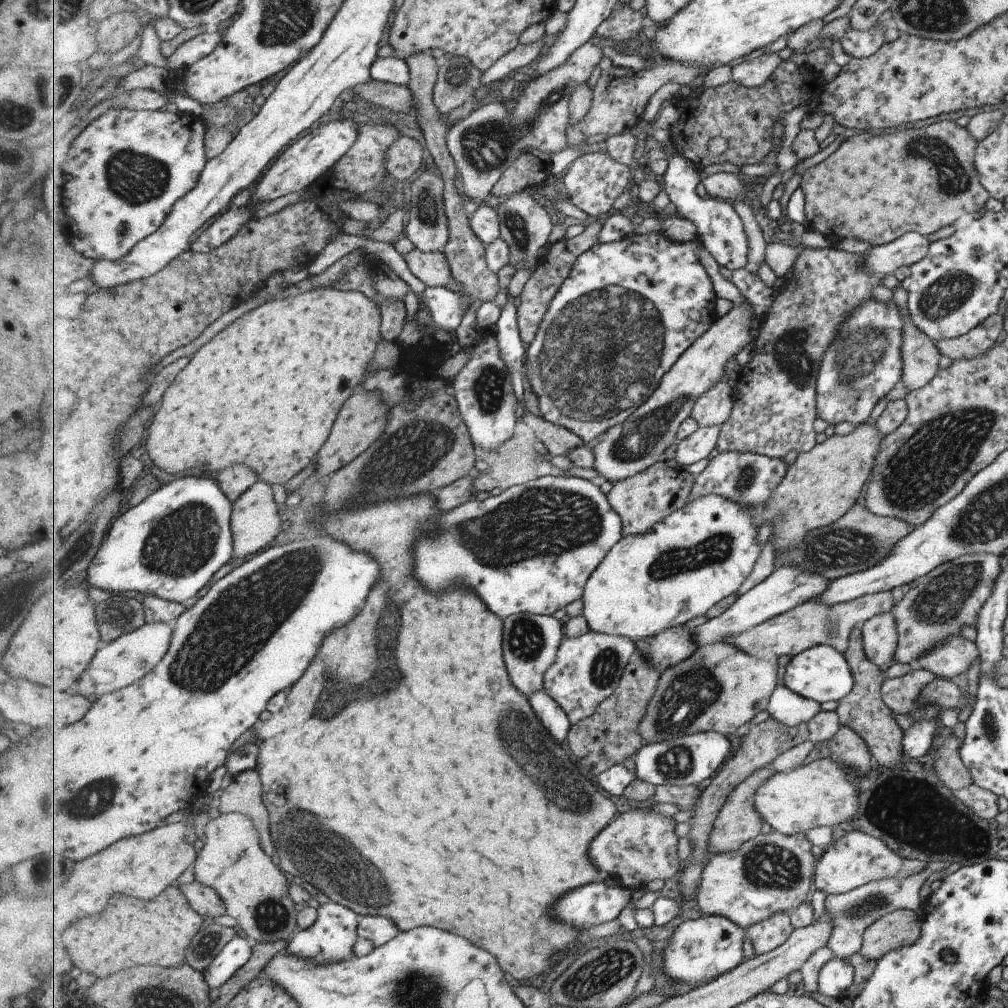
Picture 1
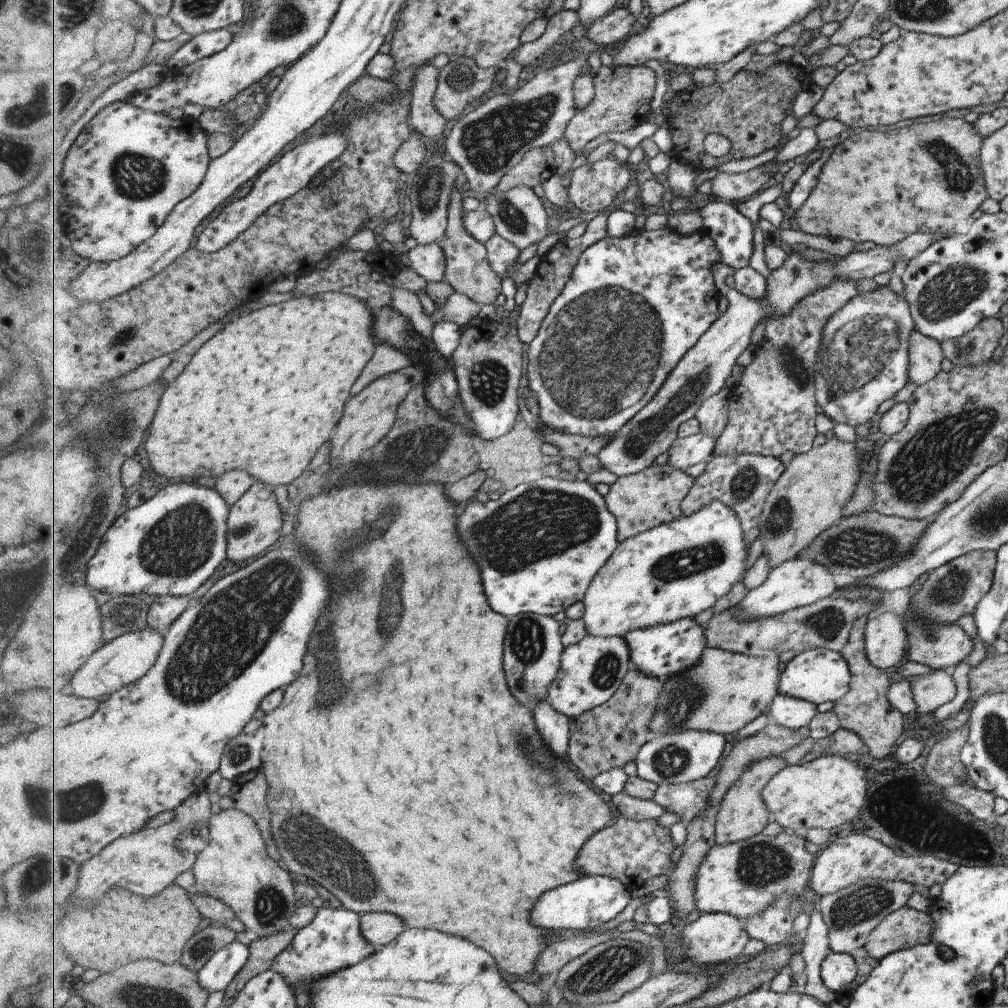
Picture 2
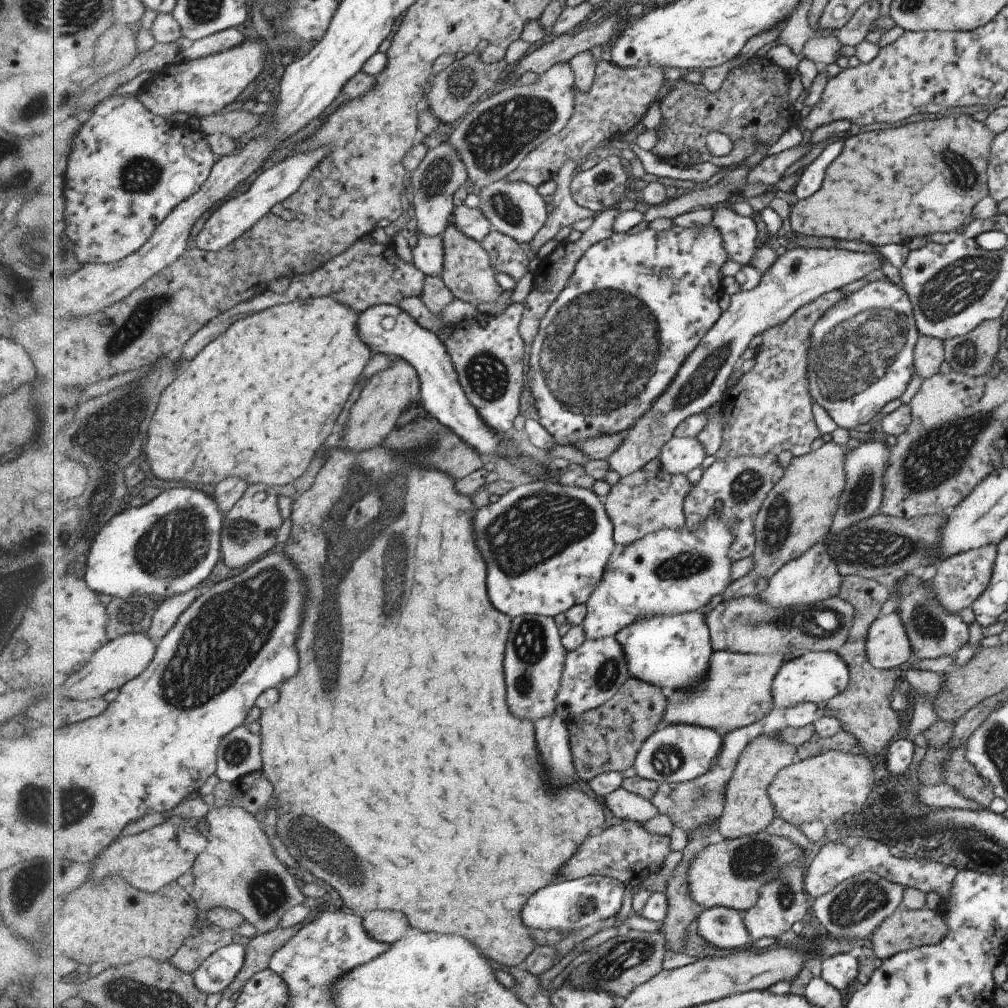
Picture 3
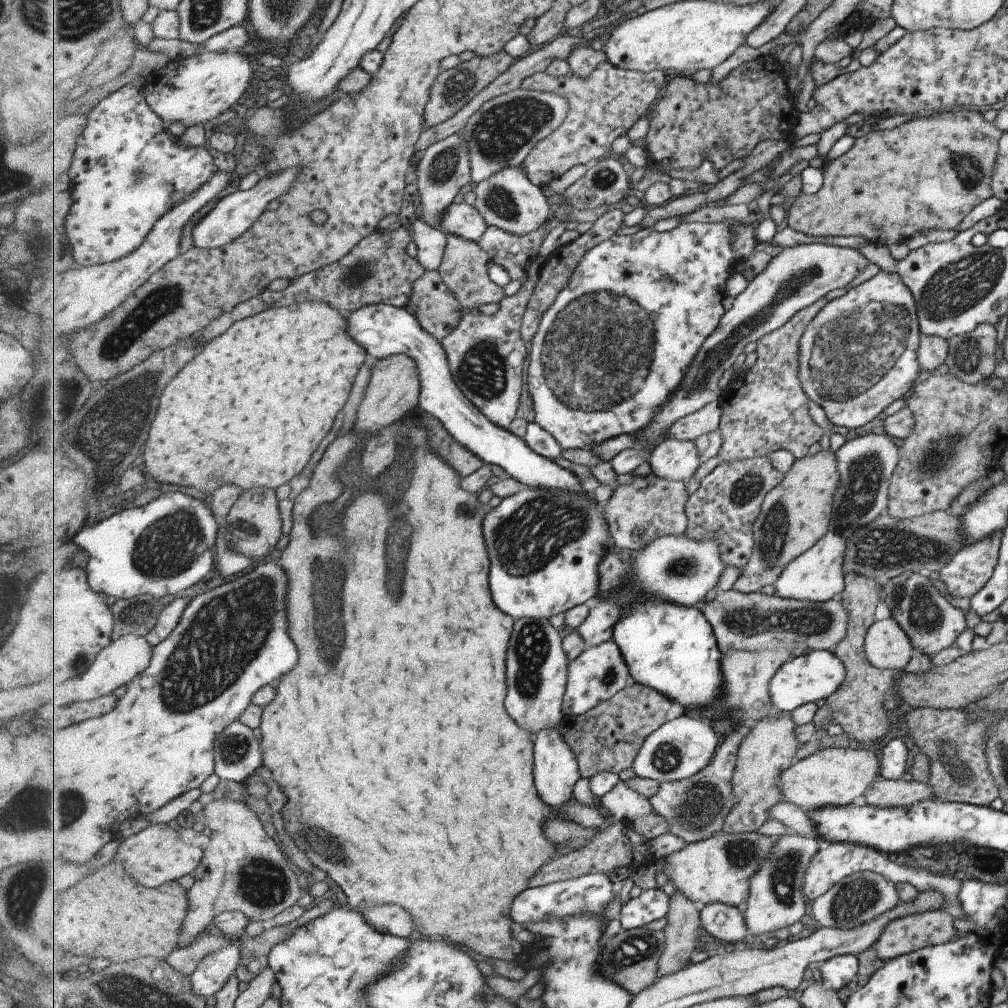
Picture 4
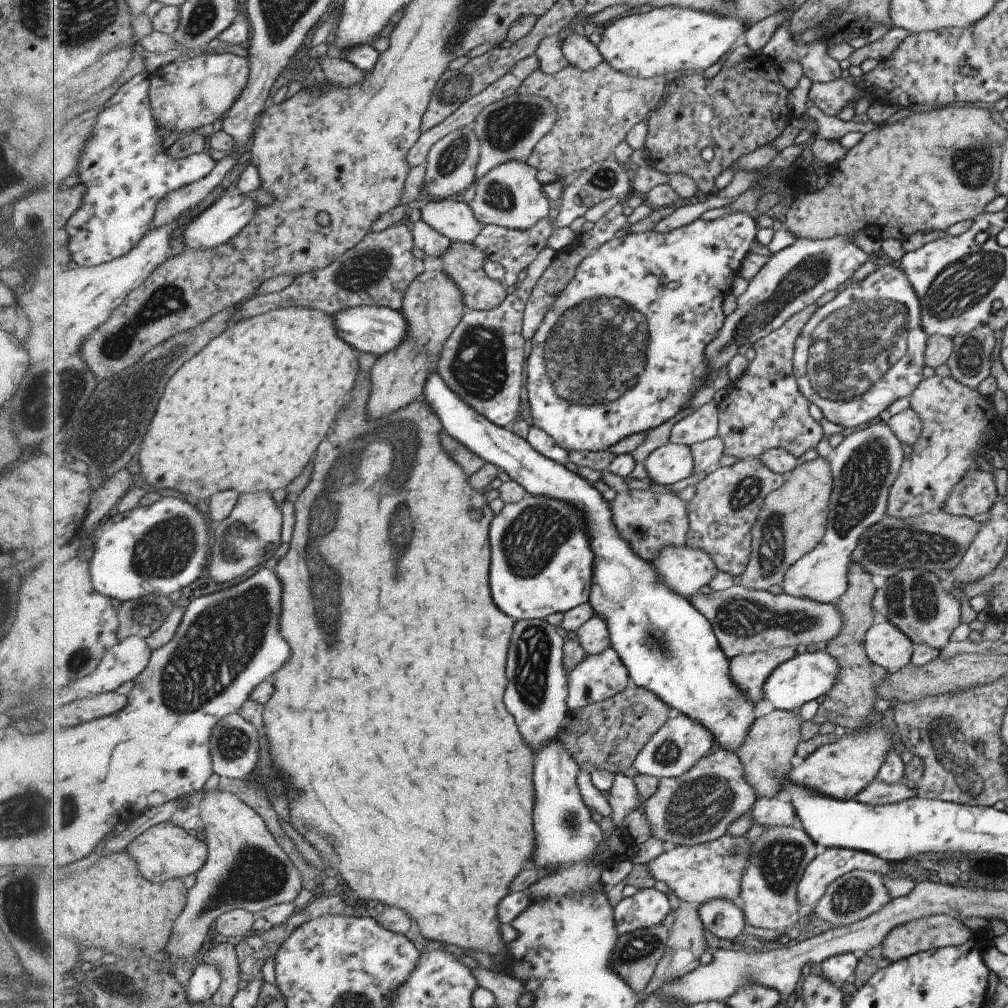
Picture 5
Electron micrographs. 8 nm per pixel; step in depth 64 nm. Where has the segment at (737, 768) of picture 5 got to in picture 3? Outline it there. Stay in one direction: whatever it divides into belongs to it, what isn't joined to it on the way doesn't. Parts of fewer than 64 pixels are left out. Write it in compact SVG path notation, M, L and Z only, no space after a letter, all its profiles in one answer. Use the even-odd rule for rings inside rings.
M759 722L747 724L743 728L736 728L727 733L716 763L702 777L682 783L660 783L658 791L651 799L652 804L660 814L670 817L673 826L682 828L687 836L704 827L718 824L726 808L726 790L734 776L738 760L752 739L761 734L763 734L763 724Z

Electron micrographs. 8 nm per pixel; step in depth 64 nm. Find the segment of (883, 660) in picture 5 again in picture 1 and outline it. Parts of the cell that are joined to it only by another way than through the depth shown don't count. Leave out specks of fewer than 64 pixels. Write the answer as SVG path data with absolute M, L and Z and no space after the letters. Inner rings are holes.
M890 611L879 613L861 624L862 648L865 655L878 667L893 663L898 634Z

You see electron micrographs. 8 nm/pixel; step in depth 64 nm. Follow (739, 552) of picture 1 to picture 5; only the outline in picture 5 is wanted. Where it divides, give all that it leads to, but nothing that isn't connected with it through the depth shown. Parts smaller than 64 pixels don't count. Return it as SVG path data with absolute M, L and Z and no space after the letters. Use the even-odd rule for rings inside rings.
M667 546L661 554L647 560L661 574L661 580L677 594L691 600L719 571L709 552L691 546ZM595 614L587 624L583 624L577 632L577 640L586 656L601 654L611 645L610 629L607 620Z

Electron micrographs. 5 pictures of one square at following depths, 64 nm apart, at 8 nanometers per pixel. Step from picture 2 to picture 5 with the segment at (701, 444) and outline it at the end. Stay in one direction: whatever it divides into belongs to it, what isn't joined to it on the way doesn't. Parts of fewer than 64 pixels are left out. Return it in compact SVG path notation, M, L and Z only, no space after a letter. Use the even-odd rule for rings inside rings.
M669 441L654 450L643 462L651 482L672 485L695 472L695 454L691 447Z

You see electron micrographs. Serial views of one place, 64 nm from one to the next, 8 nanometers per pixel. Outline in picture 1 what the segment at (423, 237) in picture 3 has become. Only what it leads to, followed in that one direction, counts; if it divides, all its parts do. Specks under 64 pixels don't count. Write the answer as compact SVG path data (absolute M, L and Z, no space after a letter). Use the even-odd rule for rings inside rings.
M414 247L403 258L412 274L426 287L446 287L453 280L452 268L444 251L423 252Z

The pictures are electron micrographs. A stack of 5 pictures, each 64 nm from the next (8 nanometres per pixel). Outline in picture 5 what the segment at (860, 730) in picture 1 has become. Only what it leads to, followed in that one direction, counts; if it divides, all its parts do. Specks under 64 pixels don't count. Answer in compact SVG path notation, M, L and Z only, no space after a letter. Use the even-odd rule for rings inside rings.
M850 564L847 572L846 592L839 596L834 604L843 620L843 626L835 638L831 638L824 652L831 654L838 661L839 674L835 676L834 687L831 688L825 699L817 707L817 712L811 720L816 725L831 723L845 728L849 732L859 732L867 724L874 721L878 712L874 709L873 703L879 699L875 694L875 684L883 680L887 673L883 668L875 666L870 658L866 656L865 635L875 624L877 611L871 608L871 600L875 596L875 586L871 583L871 578L859 564Z

